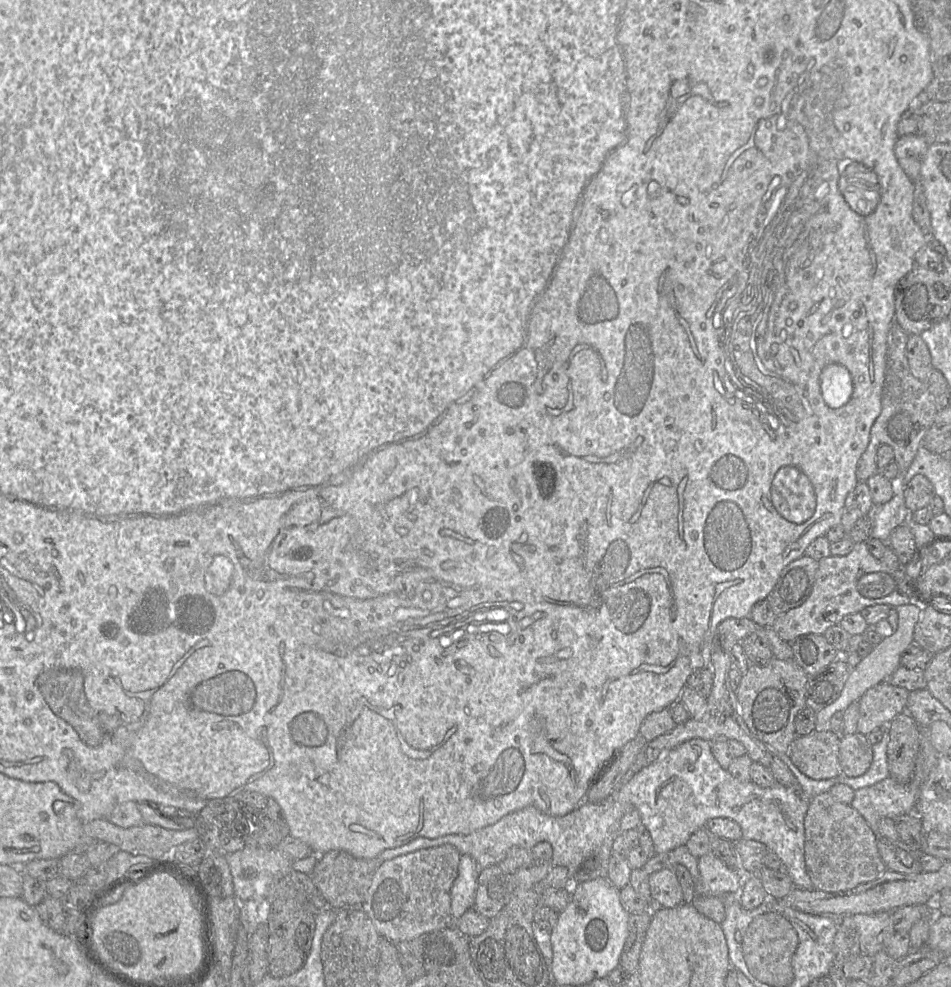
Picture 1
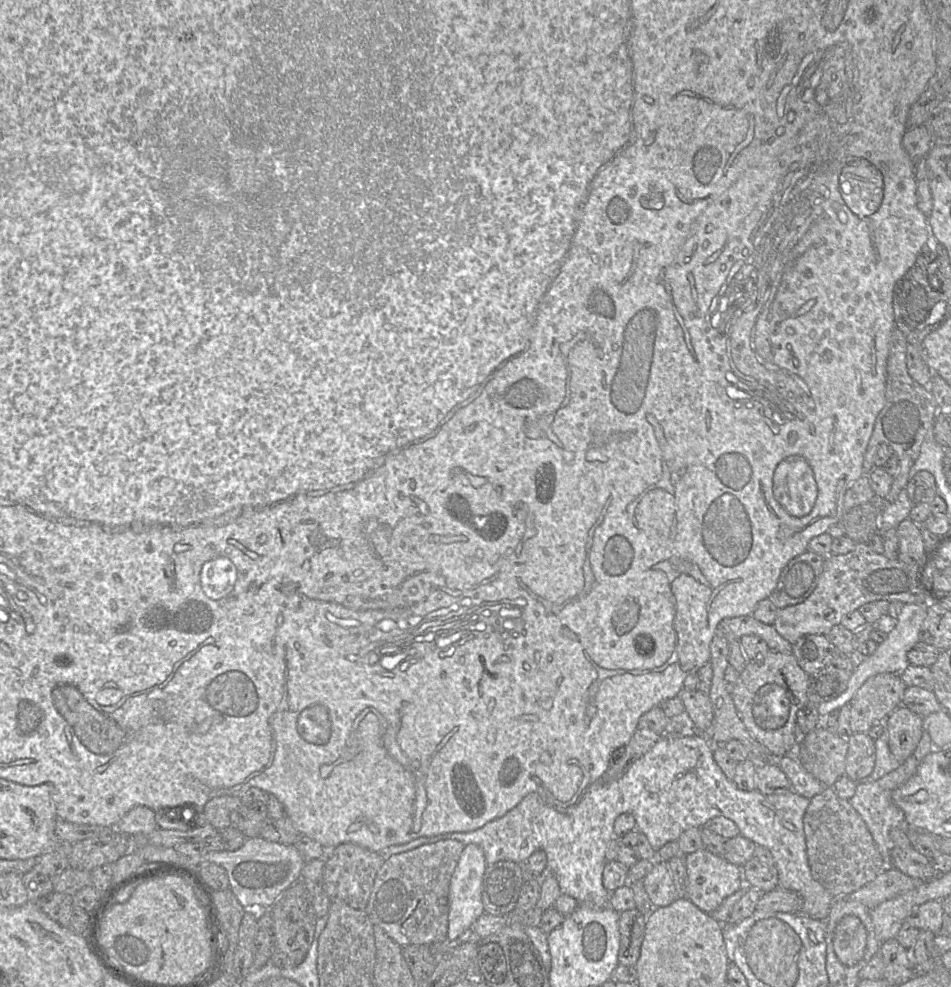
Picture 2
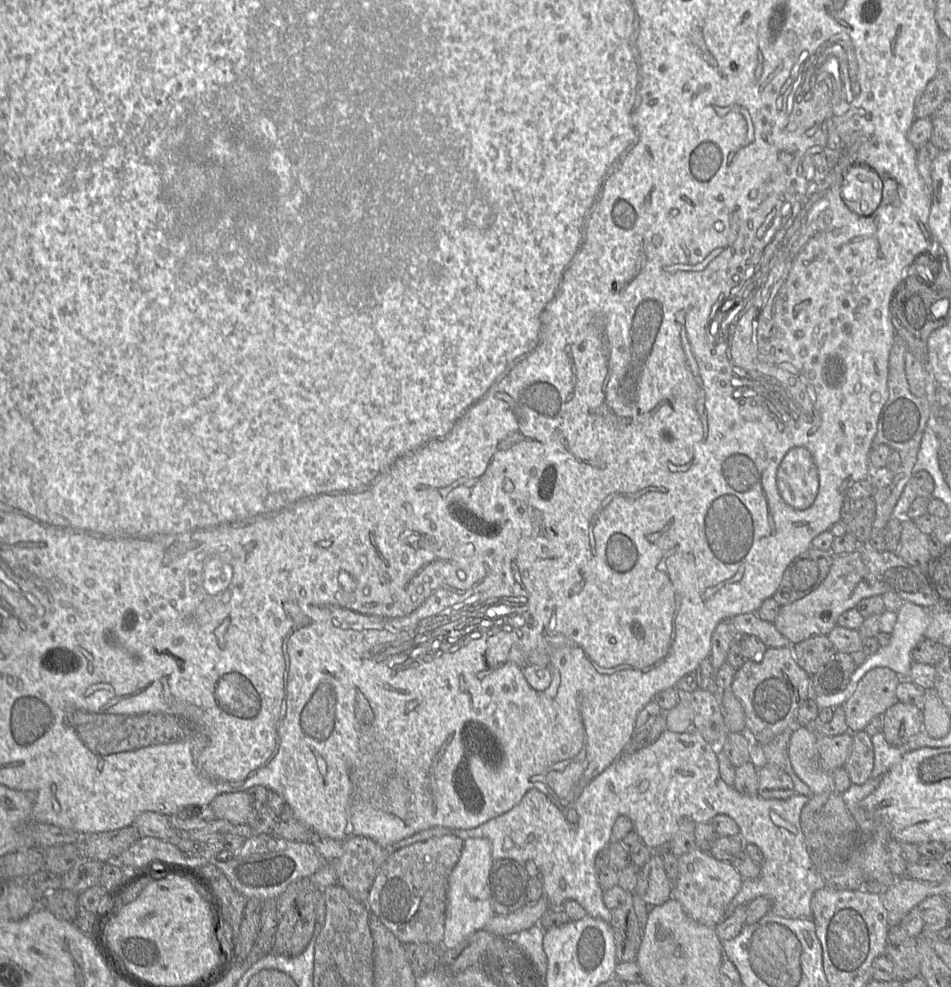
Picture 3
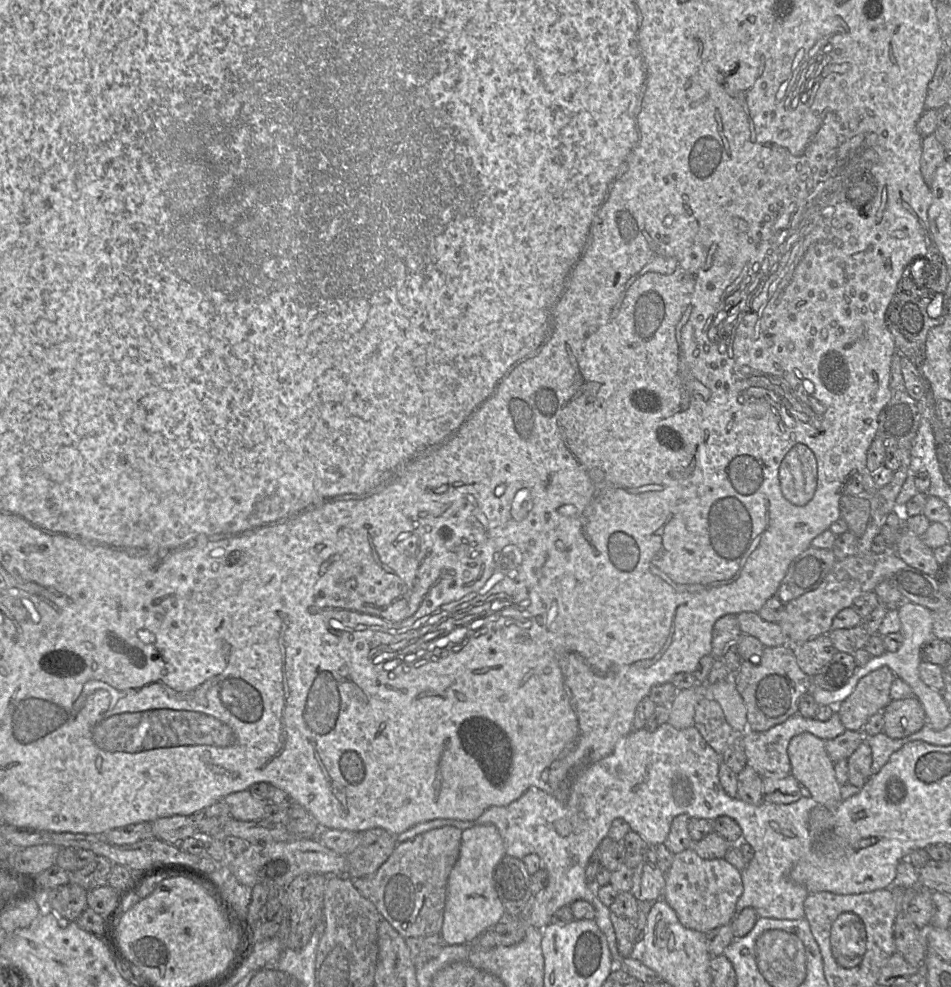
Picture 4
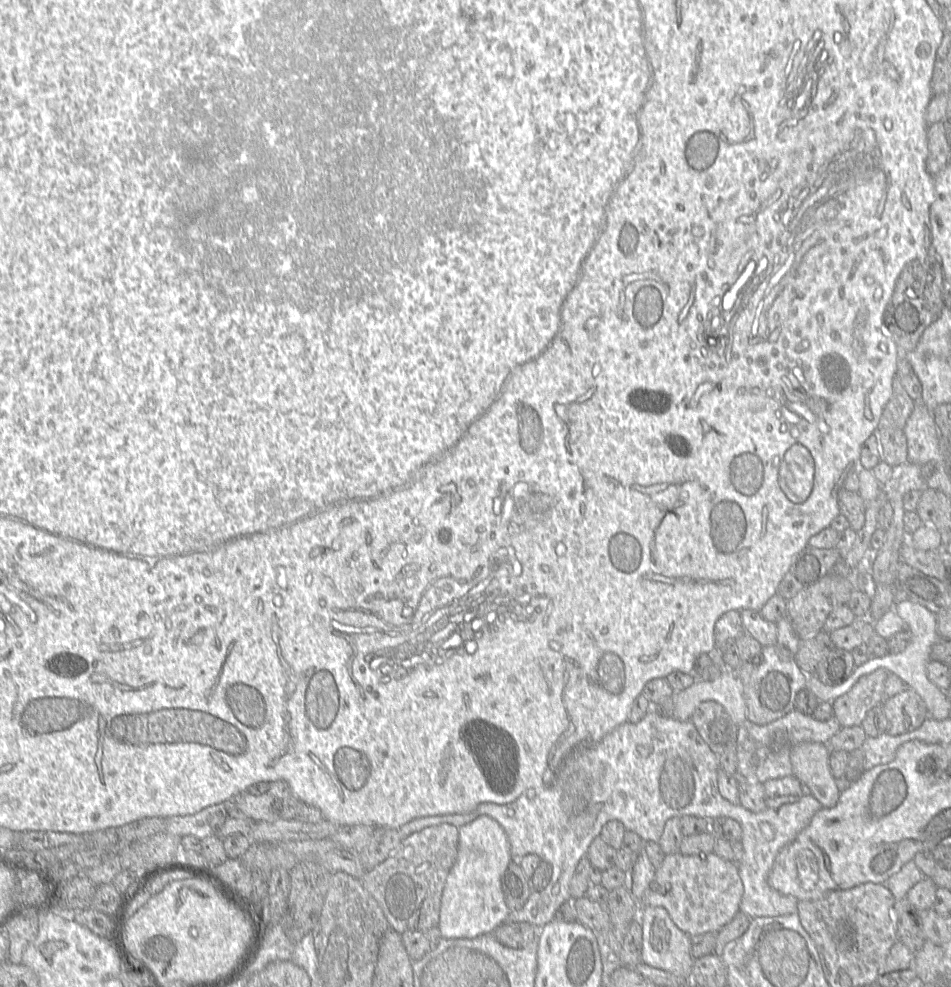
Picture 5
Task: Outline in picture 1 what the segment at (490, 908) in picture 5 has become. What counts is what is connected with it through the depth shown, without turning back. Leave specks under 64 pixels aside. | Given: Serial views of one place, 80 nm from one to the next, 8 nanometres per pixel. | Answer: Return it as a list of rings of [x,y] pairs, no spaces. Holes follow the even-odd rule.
[[[469,855],[460,856],[458,875],[450,891],[452,921],[473,908],[479,873],[480,869]]]

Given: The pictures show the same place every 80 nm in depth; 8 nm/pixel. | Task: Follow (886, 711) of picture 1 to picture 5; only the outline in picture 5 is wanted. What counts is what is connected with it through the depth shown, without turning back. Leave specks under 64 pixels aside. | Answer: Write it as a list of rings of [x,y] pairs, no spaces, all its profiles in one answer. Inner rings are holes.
[[[879,668],[861,676],[852,688],[832,702],[833,716],[841,728],[860,726],[868,711],[882,705],[884,683],[889,671]]]

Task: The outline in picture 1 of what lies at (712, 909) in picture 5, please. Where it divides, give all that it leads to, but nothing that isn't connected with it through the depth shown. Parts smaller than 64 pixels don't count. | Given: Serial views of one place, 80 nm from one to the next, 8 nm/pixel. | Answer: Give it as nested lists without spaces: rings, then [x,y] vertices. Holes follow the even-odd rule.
[[[708,853],[698,859],[700,877],[695,884],[695,897],[723,897],[739,891],[745,874],[729,868],[714,854]]]

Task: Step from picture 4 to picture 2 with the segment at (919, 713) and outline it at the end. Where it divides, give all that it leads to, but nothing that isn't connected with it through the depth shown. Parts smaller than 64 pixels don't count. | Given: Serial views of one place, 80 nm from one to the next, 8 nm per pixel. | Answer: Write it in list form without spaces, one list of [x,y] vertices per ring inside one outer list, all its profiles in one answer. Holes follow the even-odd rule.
[[[903,705],[885,719],[889,750],[900,763],[916,750],[923,732],[923,719]]]

